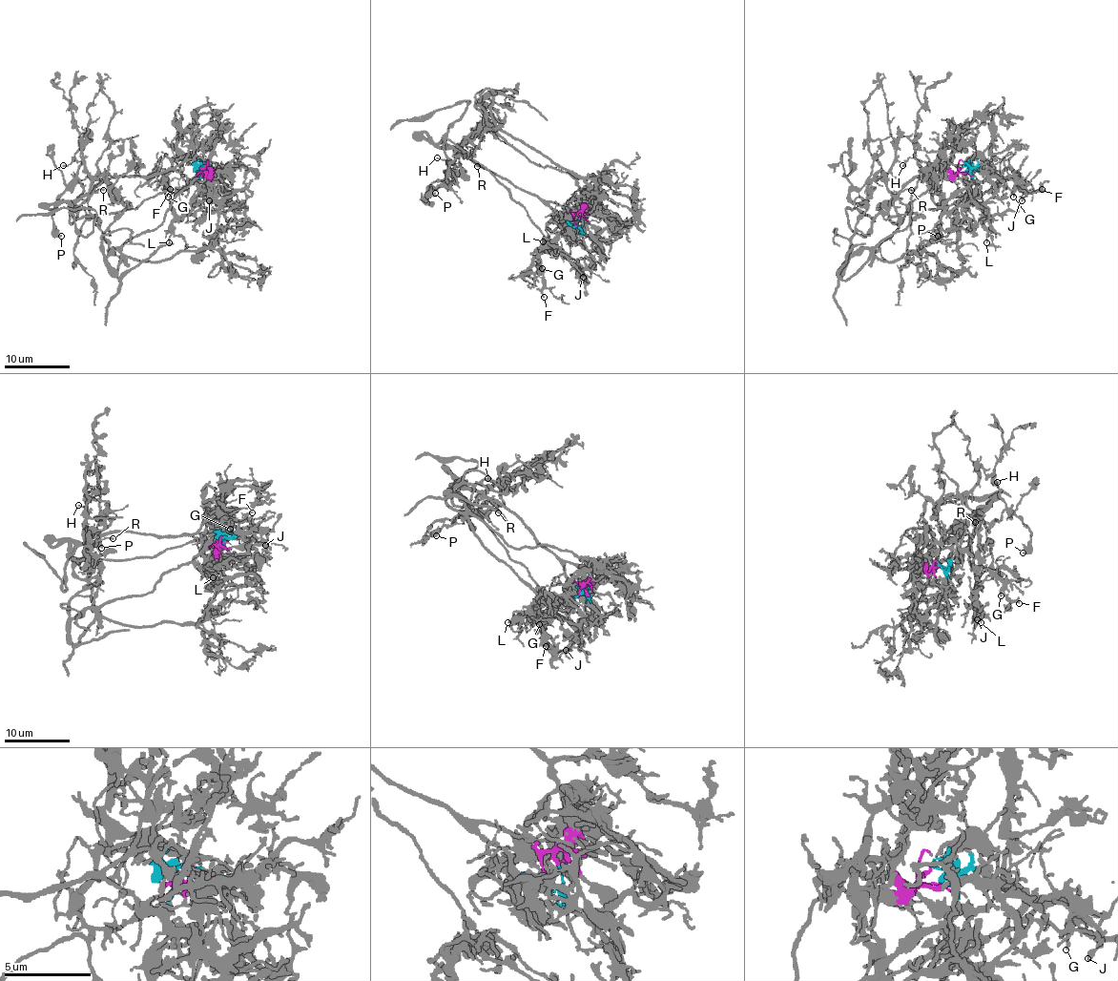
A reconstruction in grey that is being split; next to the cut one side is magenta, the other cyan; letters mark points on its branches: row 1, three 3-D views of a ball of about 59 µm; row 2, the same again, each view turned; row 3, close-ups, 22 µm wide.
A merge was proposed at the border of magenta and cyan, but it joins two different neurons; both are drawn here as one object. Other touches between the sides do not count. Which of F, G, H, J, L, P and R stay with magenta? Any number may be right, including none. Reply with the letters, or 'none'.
none

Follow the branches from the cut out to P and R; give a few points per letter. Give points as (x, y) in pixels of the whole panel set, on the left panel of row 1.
P: (204, 164), (195, 180), (174, 170), (109, 177), (77, 205), (77, 179), (53, 210), (53, 228), (61, 236)
R: (204, 164), (199, 177), (195, 180), (174, 170), (165, 170), (151, 176), (109, 177), (97, 187), (104, 191)

